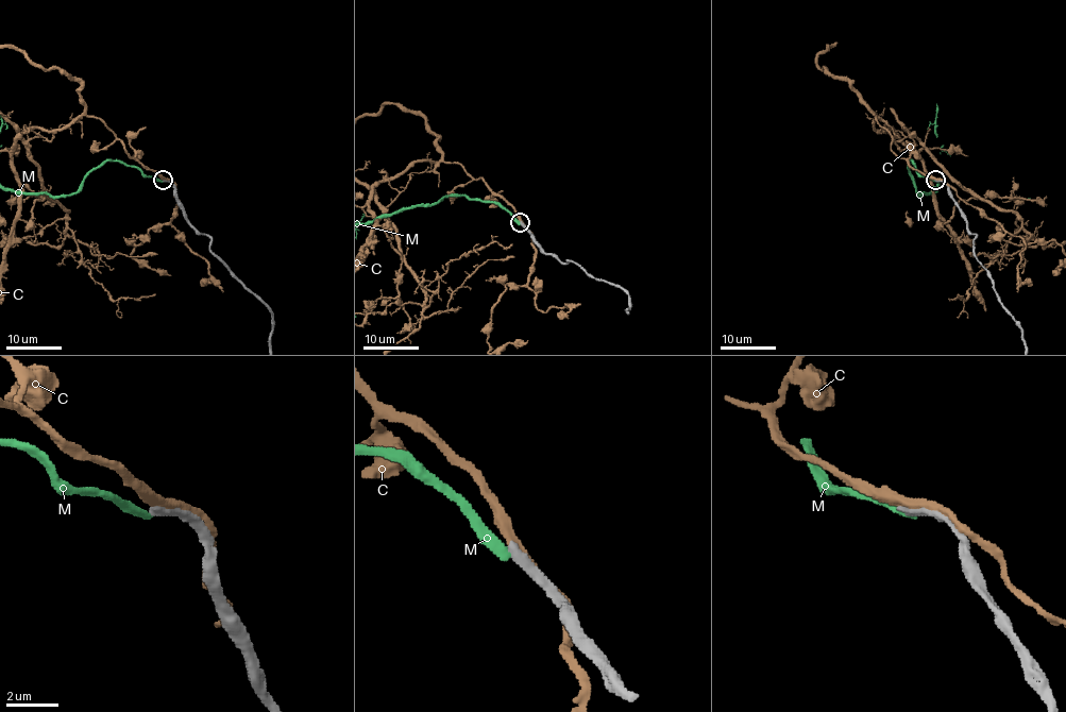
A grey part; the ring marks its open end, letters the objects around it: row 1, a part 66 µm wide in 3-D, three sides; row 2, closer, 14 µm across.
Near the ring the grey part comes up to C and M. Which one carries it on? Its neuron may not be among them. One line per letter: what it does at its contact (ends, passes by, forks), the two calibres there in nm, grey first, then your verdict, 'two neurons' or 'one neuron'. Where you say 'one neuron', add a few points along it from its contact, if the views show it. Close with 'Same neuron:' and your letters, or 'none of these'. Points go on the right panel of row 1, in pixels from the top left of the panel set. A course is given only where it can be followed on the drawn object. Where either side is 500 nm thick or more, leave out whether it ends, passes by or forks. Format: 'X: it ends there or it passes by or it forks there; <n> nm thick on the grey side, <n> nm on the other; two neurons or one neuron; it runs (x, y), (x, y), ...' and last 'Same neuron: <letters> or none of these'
C: it passes by; 320 nm thick on the grey side, 240 nm on the other; two neurons
M: it ends there; 420 nm thick on the grey side, 260 nm on the other; two neurons
Same neuron: none of these

